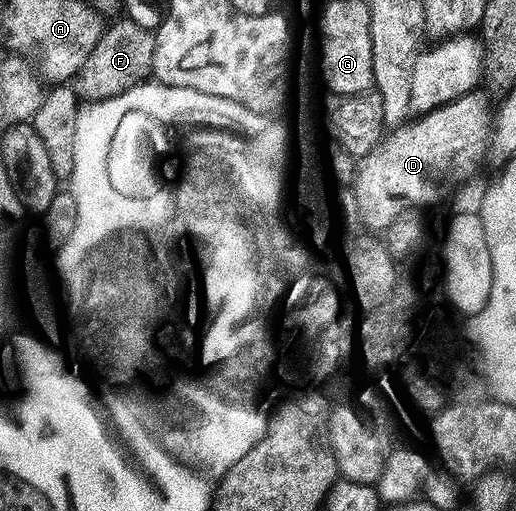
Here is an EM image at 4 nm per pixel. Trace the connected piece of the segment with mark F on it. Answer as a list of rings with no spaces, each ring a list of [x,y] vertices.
[[[128,18],[120,19],[102,31],[100,41],[80,70],[79,88],[88,101],[106,100],[125,93],[137,84],[148,81],[153,73],[156,33]]]

